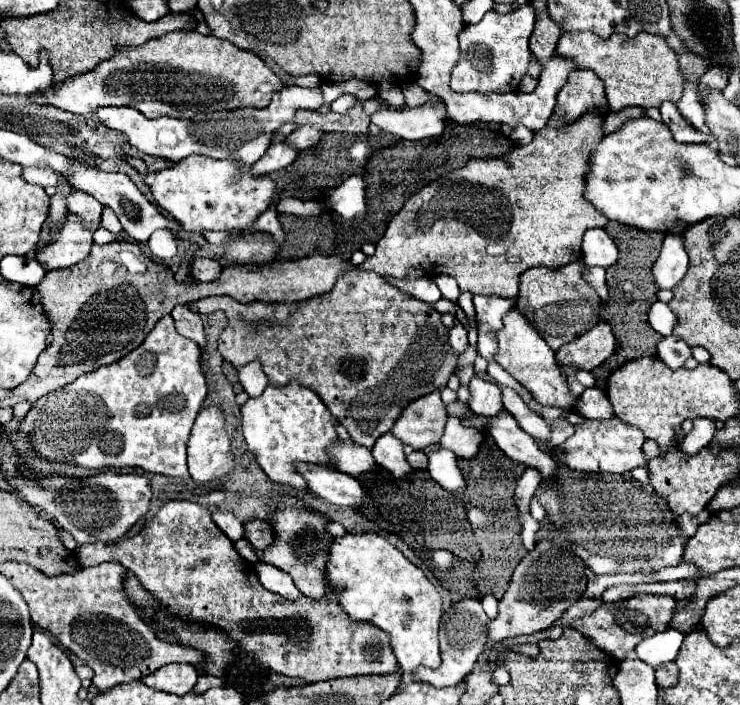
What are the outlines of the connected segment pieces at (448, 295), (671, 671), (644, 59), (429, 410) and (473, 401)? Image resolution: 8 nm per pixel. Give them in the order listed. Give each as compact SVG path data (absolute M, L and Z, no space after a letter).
M440 275L440 277L434 279L434 283L438 285L442 298L452 302L458 301L460 289L458 289L458 283L456 283L454 277L450 277L450 275Z
M666 663L666 665L660 665L656 669L656 685L662 687L662 689L676 685L676 679L678 679L676 663Z
M562 33L556 55L570 57L582 69L592 69L606 85L606 99L612 111L620 111L628 105L660 107L664 101L676 103L682 97L686 79L678 65L678 55L668 47L664 35L638 33L634 39L626 35L612 35L608 39L594 33Z
M432 391L406 405L390 433L414 449L424 449L440 441L444 425L446 405L440 399L440 391Z
M484 379L470 381L470 408L478 415L495 416L502 411L502 391Z

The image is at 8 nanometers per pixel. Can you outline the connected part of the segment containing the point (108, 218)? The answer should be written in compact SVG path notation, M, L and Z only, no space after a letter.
M104 207L104 211L102 211L102 221L100 221L100 225L102 225L104 229L112 231L112 233L120 233L120 231L122 231L122 225L120 225L116 213L114 213L112 209L108 209L108 207Z

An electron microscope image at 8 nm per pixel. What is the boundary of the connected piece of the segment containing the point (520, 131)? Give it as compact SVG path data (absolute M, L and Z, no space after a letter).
M516 127L514 129L514 133L510 135L510 139L514 141L514 143L520 143L520 145L526 145L528 141L532 141L532 137L534 137L534 133L530 131L530 129L526 129L526 127Z

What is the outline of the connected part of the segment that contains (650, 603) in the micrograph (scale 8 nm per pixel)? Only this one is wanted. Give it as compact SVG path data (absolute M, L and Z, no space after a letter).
M636 595L632 599L626 599L626 601L602 605L592 615L572 621L570 627L576 627L580 633L584 633L586 639L594 641L598 649L602 649L602 651L606 651L612 657L622 661L628 653L634 651L634 647L640 641L644 641L646 637L652 637L660 631L666 631L670 627L674 609L676 609L676 599L672 599L672 597Z

